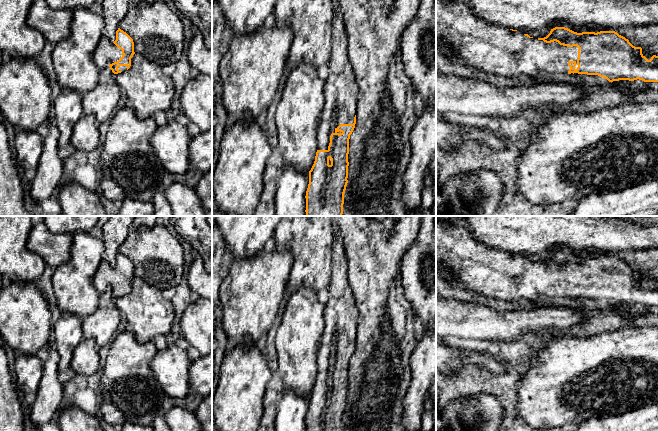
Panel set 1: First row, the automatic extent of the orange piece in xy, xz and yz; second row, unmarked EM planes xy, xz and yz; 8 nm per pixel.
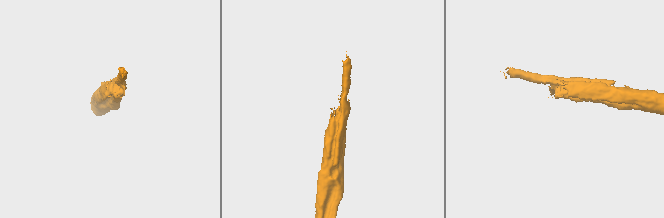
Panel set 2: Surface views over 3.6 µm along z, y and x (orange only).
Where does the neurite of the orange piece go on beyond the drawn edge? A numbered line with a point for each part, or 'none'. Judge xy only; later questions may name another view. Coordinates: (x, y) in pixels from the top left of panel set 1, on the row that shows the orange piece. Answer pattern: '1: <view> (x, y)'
1: xy (106, 52)

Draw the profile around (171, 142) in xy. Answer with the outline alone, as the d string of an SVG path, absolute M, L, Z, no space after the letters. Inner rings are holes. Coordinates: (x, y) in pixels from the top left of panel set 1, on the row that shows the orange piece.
M175 119L158 127L150 138L157 157L170 174L183 174L190 168L189 144L191 137L187 127Z

